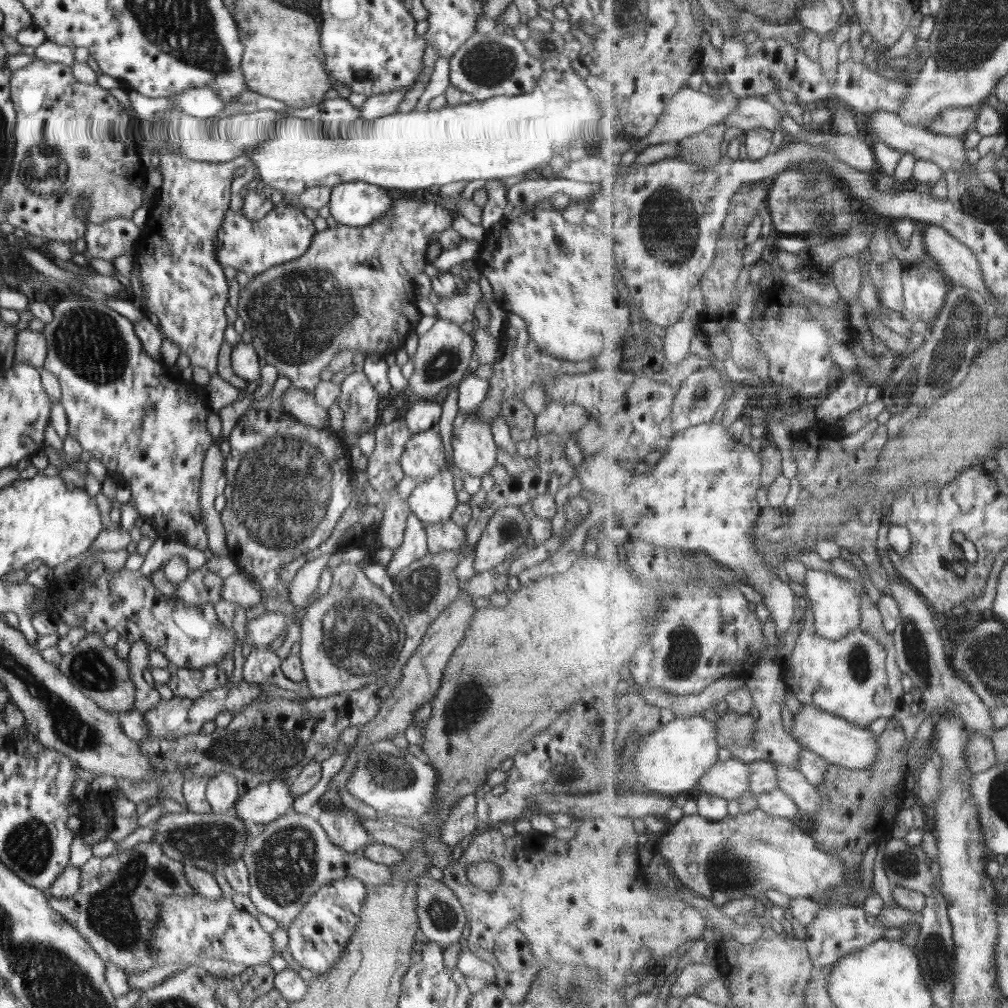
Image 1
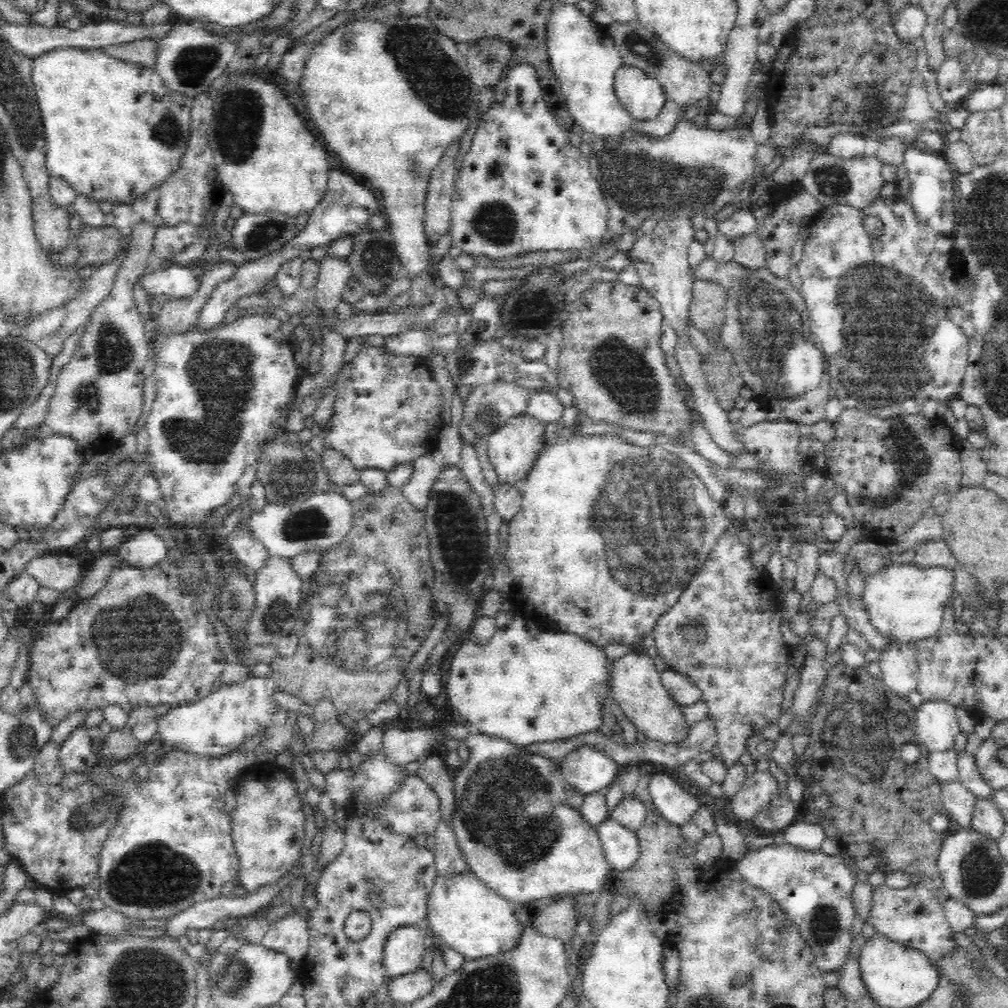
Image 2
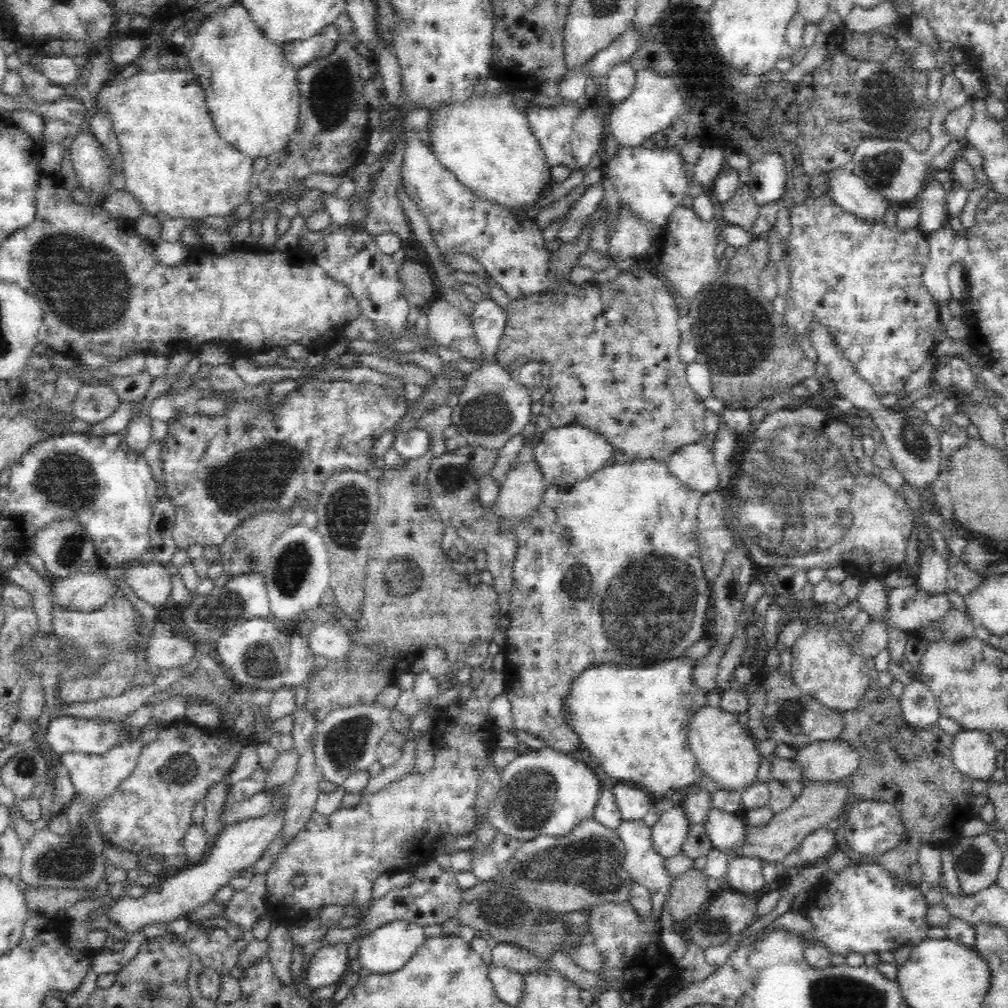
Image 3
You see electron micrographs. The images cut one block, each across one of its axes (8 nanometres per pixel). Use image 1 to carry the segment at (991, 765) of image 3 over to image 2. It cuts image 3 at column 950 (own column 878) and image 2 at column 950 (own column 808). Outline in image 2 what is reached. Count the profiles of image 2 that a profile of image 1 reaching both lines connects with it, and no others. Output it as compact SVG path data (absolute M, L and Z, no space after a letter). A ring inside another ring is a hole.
M924 700L920 706L914 708L914 720L909 726L912 726L914 738L923 750L948 750L959 732L955 706L944 700Z

